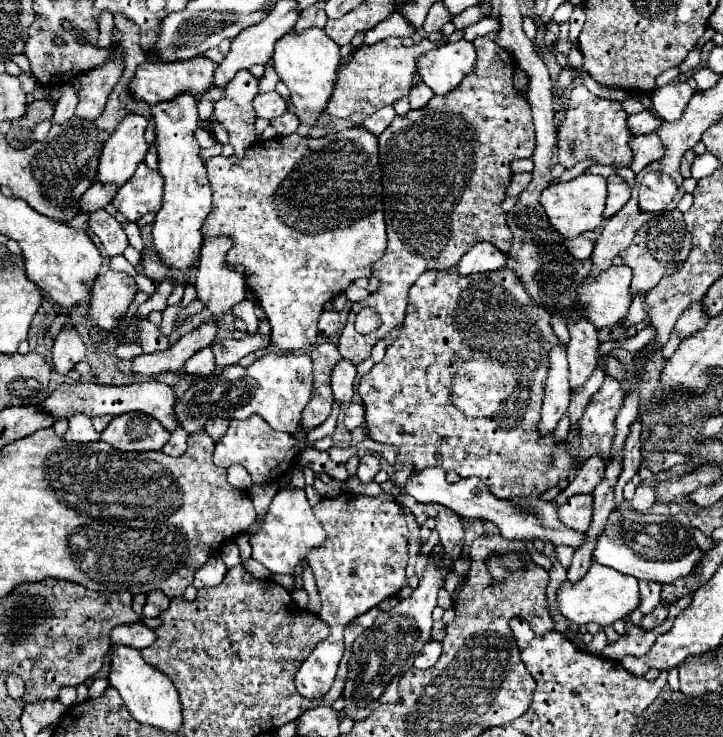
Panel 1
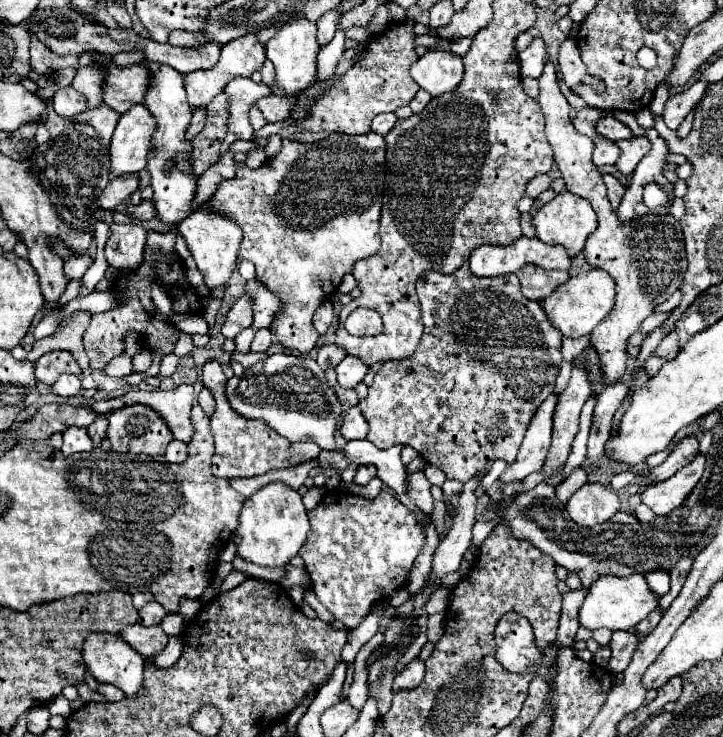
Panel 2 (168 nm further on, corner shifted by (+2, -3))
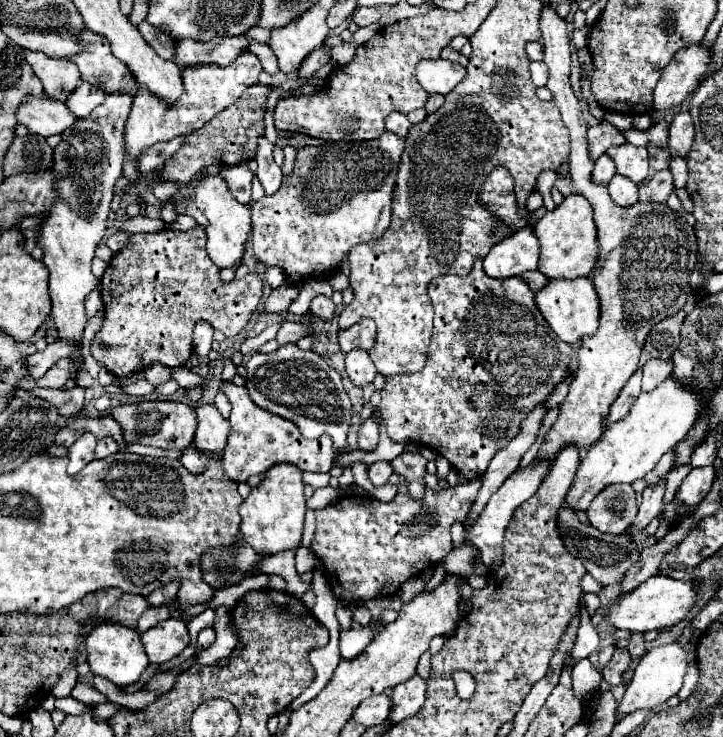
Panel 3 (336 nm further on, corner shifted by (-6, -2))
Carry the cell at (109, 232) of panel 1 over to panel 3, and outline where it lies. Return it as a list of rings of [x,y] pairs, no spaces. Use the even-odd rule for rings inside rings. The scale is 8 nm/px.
[[[116,231],[110,239],[108,239],[108,247],[110,247],[110,251],[112,253],[118,253],[126,243],[128,243],[128,237],[130,237],[130,233],[122,233],[122,231]]]

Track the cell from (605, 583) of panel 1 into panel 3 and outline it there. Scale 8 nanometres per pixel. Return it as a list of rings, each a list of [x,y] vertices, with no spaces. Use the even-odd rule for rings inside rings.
[[[654,575],[632,593],[618,597],[606,611],[606,619],[618,629],[640,631],[640,633],[646,633],[652,629],[670,629],[676,623],[686,619],[686,615],[696,605],[696,599],[698,599],[698,593],[692,581],[676,581],[664,575]]]

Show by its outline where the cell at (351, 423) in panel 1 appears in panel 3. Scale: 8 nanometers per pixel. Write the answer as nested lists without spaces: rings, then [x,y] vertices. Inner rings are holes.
[[[368,419],[360,425],[360,433],[358,433],[358,447],[360,451],[374,451],[378,445],[378,425]]]

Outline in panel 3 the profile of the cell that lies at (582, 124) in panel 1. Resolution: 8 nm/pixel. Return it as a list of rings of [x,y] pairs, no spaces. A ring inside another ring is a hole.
[[[602,155],[592,169],[592,181],[596,181],[596,185],[606,185],[616,173],[616,167],[612,163],[612,159],[608,155]]]

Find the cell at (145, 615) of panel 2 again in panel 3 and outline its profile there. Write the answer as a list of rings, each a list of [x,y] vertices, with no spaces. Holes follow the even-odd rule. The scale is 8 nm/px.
[[[162,605],[162,607],[148,607],[148,609],[144,611],[144,615],[140,615],[140,619],[138,619],[138,623],[136,623],[136,629],[138,629],[140,633],[144,633],[144,631],[156,627],[160,621],[164,621],[164,619],[168,619],[168,617],[170,617],[170,613],[168,613],[168,609],[166,609],[164,605]]]

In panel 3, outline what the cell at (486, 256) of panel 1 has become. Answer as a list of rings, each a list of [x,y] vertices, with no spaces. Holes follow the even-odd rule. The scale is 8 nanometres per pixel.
[[[530,227],[514,233],[512,237],[496,243],[484,257],[484,271],[488,277],[506,279],[522,275],[524,271],[538,267],[540,245]]]

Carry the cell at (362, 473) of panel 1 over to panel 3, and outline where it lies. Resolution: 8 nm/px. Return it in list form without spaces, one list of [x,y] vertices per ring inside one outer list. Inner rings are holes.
[[[380,461],[380,463],[370,465],[370,481],[374,485],[384,485],[390,475],[392,475],[392,465],[388,461]]]

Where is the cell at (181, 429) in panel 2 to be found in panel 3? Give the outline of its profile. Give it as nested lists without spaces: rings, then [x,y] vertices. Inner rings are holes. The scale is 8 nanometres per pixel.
[[[198,405],[194,411],[198,417],[194,445],[202,451],[222,453],[230,435],[228,419],[224,419],[214,405]]]

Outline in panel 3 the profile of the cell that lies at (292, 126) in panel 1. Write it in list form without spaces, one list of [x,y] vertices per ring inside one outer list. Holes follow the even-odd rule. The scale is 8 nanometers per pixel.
[[[266,137],[258,139],[258,153],[256,153],[258,171],[256,171],[256,177],[260,179],[266,195],[274,195],[282,183],[282,171],[272,159],[272,149],[274,149],[274,145]]]

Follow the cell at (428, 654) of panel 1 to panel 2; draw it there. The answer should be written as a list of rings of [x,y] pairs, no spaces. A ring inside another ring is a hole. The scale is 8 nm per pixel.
[[[414,658],[394,680],[394,692],[402,690],[402,688],[416,688],[426,672],[426,664],[420,658]]]

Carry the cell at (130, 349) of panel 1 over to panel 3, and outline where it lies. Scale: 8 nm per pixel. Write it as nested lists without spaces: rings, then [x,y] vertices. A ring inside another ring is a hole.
[[[154,363],[150,367],[144,369],[144,379],[150,383],[150,385],[160,385],[160,383],[166,383],[170,379],[170,369],[160,365],[160,363]]]

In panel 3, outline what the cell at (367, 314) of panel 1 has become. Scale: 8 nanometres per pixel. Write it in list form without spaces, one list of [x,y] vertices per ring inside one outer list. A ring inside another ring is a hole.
[[[362,319],[348,329],[340,329],[338,341],[340,341],[340,349],[344,353],[348,353],[356,347],[372,349],[376,343],[376,323],[372,319]]]

